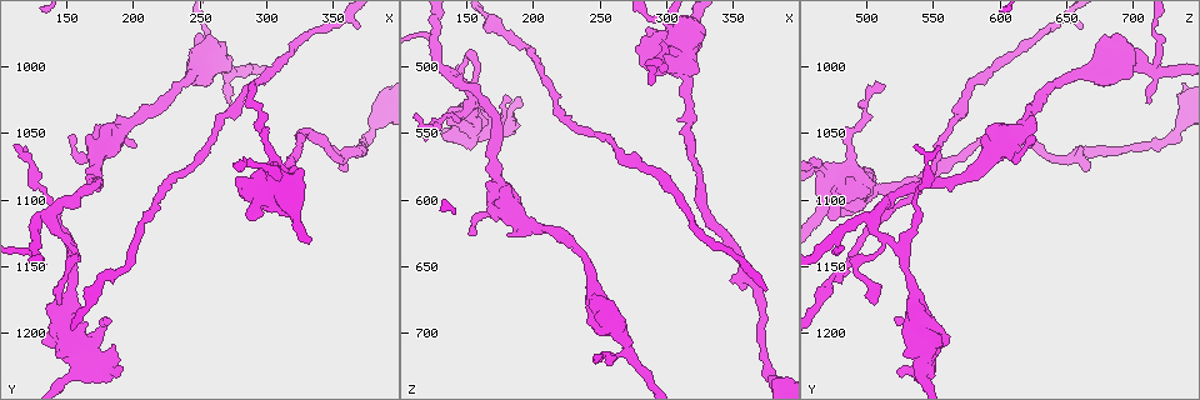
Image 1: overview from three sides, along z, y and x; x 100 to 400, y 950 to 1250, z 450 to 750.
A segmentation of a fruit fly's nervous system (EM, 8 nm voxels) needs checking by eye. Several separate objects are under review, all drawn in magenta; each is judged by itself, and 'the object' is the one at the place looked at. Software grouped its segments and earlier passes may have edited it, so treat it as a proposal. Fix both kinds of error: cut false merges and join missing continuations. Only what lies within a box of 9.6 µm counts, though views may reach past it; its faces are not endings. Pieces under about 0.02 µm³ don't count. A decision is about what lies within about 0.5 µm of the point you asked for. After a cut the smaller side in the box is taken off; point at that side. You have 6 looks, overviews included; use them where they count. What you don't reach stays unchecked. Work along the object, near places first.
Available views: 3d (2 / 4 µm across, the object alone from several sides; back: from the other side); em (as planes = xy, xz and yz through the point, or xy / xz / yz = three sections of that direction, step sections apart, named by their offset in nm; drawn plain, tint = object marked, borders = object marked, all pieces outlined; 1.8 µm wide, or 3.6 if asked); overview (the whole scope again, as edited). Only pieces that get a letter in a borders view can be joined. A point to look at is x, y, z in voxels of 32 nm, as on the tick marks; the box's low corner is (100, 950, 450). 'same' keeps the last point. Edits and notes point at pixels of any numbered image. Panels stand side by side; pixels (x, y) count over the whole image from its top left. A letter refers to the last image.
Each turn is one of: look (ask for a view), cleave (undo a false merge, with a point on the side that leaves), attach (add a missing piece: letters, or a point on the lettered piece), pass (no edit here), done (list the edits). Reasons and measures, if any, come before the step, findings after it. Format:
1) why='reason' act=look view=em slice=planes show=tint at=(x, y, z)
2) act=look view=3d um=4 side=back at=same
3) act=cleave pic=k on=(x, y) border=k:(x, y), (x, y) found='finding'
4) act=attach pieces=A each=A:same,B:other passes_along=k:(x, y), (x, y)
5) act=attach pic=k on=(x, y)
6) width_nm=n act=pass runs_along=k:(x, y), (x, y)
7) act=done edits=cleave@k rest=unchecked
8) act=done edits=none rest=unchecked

act=look view=em slice=xy step=8 show=tint at=(290, 1014, 514)

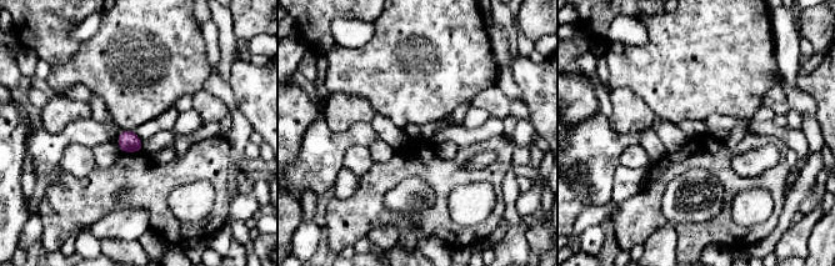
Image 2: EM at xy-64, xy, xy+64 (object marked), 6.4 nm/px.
act=look view=em slice=planes show=borders at=same

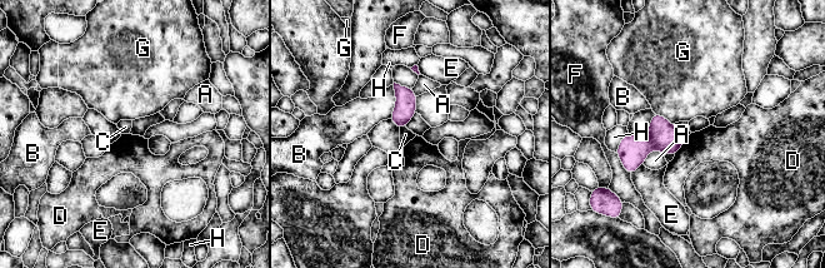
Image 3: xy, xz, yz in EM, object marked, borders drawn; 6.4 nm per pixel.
width_nm=140 act=pass each=A:other,B:other,C:other,D:other,E:other,F:other,G:other,H:other border=3:(405, 127), (400, 129) found='none of them fits'

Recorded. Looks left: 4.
why='thin arm on a thick one' act=look view=em slice=yz step=8 show=tint at=(268, 1000, 712)

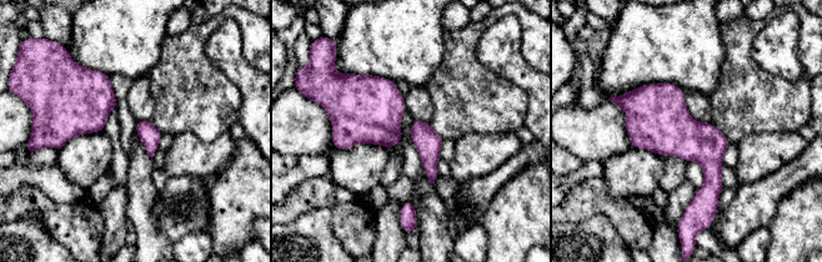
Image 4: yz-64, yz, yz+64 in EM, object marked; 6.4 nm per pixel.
why='cut it another way' act=look view=em slice=planes show=borders at=same

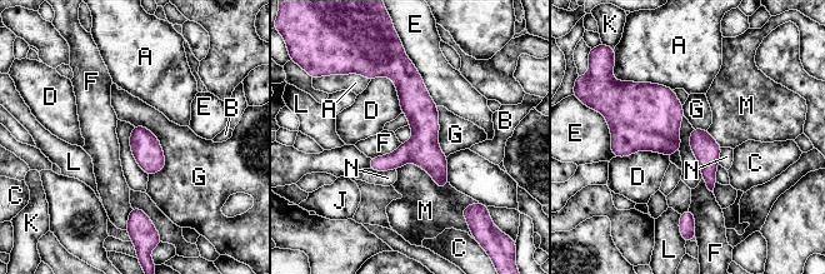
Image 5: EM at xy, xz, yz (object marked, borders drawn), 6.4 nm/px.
act=pass each=A:other,B:other,C:other,D:other,E:other,F:other,G:other,J:other,K:other,L:other,M:other,N:other runs_along=5:(404, 64), (443, 184) found='continuous, no second neuron'

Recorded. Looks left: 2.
act=look view=em slice=xy step=16 show=tint at=(128, 1128, 476)

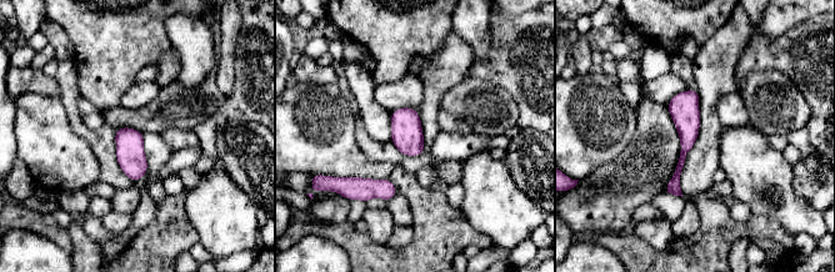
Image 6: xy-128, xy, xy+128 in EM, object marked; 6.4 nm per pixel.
why='cut it another way' act=look view=em slice=planes show=borders at=same

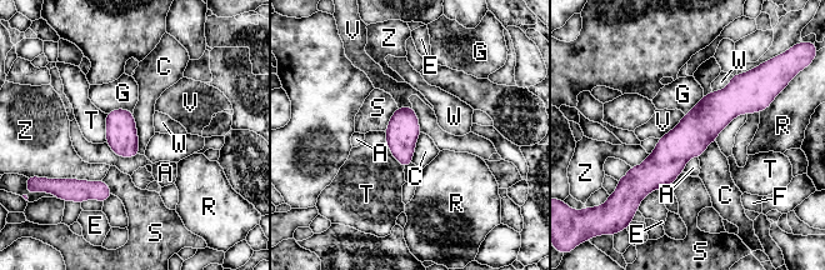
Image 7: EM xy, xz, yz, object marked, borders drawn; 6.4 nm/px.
act=pass each=A:other,C:other,E:other,F:other,G:other,R:other,S:other,T:other,V:other,W:other,Z:other runs_along=7:(754, 99), (629, 180) found='all the same neuron'

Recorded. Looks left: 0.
act=done edits=none rest=unchecked

